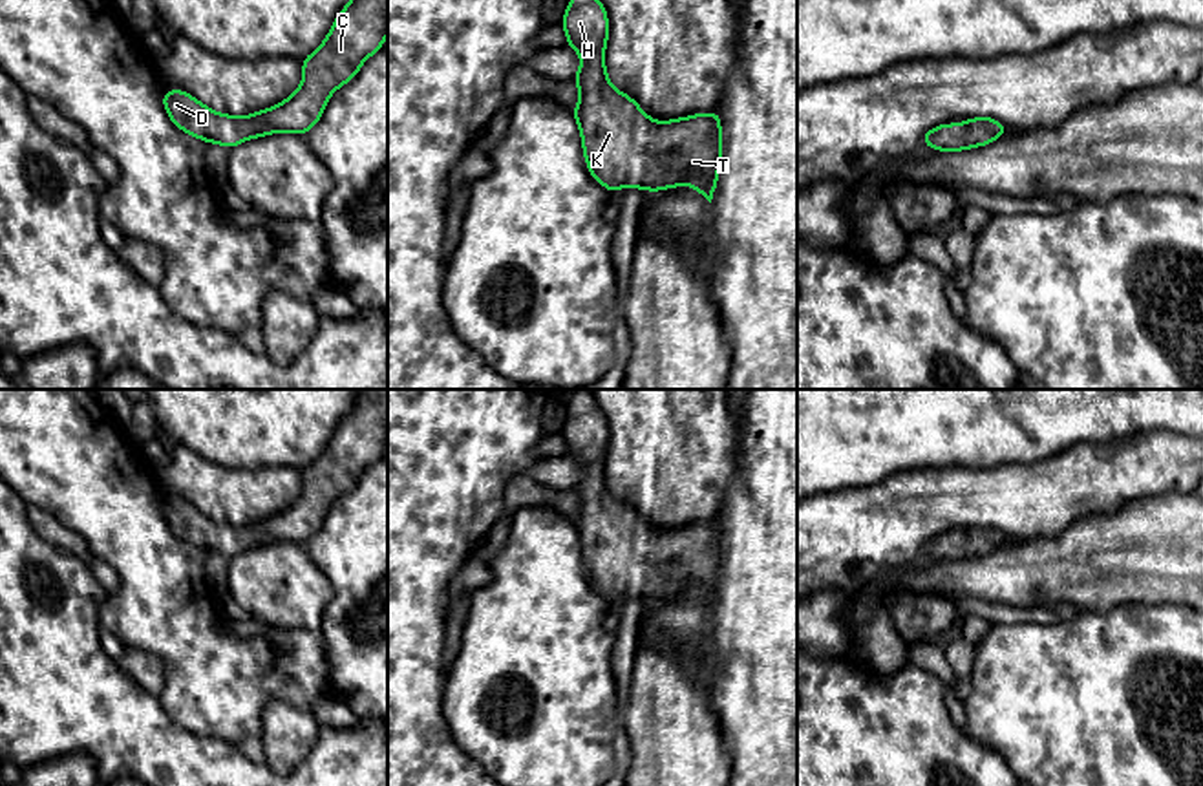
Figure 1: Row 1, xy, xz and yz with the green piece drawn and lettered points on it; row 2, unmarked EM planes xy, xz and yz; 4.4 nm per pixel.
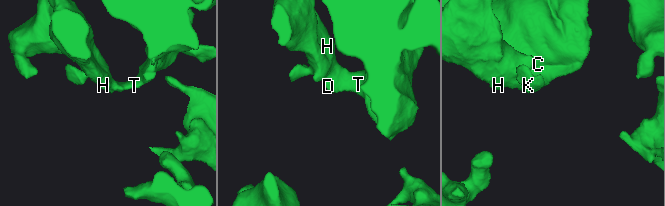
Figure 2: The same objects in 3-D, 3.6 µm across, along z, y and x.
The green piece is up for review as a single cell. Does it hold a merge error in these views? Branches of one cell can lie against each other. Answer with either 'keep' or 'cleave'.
keep

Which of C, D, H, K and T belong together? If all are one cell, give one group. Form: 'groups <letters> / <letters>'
groups C D H K T

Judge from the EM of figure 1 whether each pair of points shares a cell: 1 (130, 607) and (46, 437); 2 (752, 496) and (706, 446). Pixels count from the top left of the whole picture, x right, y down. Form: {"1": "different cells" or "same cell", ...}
{"1": "same cell", "2": "different cells"}

